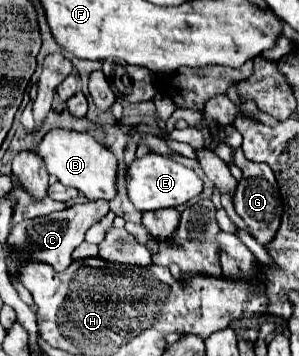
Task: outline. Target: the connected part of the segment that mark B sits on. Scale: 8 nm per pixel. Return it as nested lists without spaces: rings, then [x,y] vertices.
[[[64,128],[50,130],[38,144],[38,154],[44,158],[48,174],[56,176],[64,186],[80,190],[88,200],[112,200],[116,198],[118,158],[98,140],[86,132],[70,132]]]

